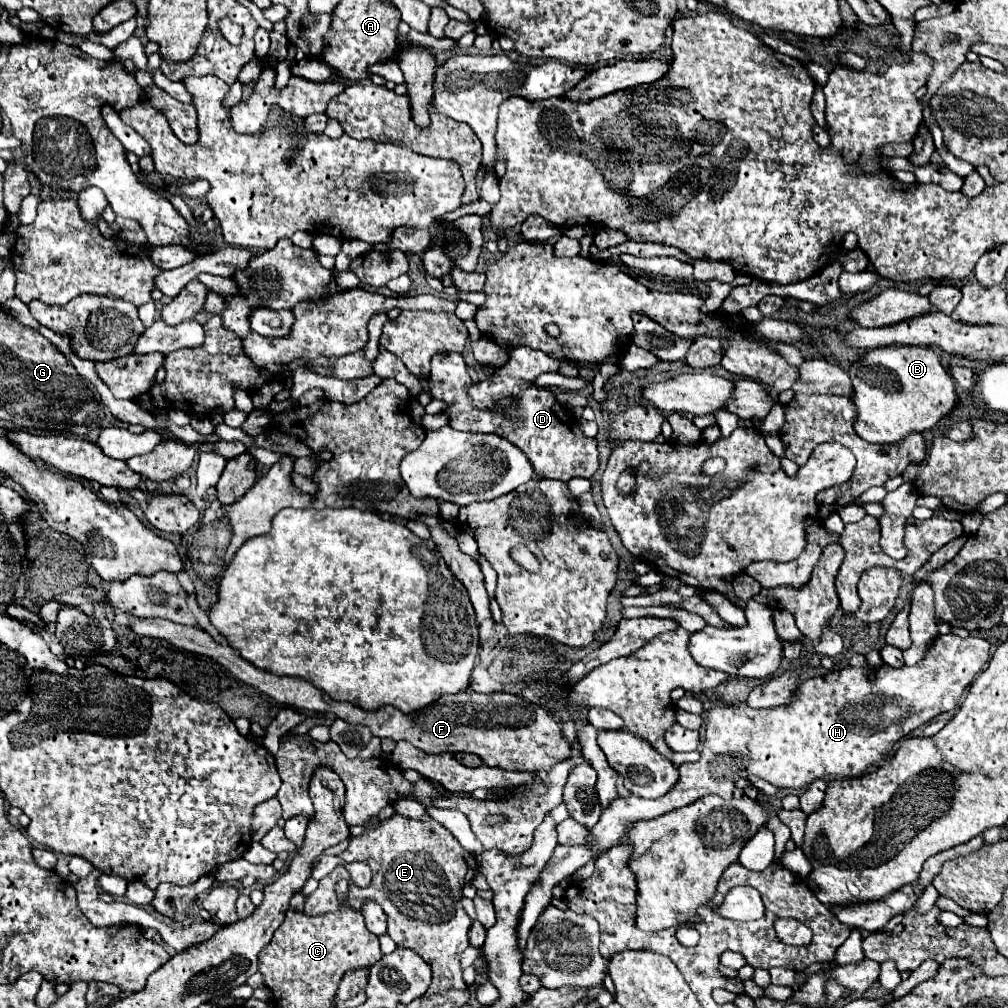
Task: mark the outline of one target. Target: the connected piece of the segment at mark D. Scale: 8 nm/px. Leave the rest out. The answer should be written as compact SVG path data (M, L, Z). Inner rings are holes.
M516 347L510 351L510 359L504 367L496 369L486 381L474 383L468 377L468 369L460 353L436 353L432 357L432 371L428 375L428 385L434 399L450 403L446 413L450 415L450 427L468 433L496 433L512 441L530 463L540 471L544 479L568 481L572 477L590 479L598 469L598 449L596 441L582 435L578 429L578 419L560 405L552 391L534 387L534 379L548 371L558 371L562 363L558 359L548 359L542 351L530 347ZM500 397L516 399L516 407L508 411L496 411L494 405Z

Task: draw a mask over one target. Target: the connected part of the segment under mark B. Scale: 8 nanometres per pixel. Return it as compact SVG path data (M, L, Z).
M892 345L870 349L862 361L850 367L848 375L856 387L856 395L852 397L858 407L856 433L868 443L894 445L910 433L934 429L958 405L950 373L928 347Z

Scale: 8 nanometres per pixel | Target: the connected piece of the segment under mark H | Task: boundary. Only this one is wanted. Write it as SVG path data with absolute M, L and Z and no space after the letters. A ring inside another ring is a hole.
M948 633L940 635L928 649L926 659L914 667L892 669L882 665L876 671L874 683L866 679L864 667L844 667L806 681L802 685L802 699L792 703L792 707L752 709L748 703L712 707L704 717L706 735L702 741L700 759L696 763L678 765L680 779L676 787L668 791L668 795L650 801L636 795L618 797L592 827L598 847L592 847L592 851L576 845L556 847L552 863L544 867L536 887L532 887L528 893L518 927L520 949L524 949L524 941L528 939L528 931L532 931L536 917L540 917L540 911L544 911L544 907L548 907L552 901L552 887L586 865L592 855L602 855L604 849L620 845L624 841L624 831L628 831L632 823L640 819L654 819L678 807L686 807L704 795L730 799L732 787L740 777L746 779L754 775L780 789L802 789L814 779L826 775L860 777L868 767L884 763L894 751L894 743L898 743L910 731L948 711L948 707L954 707L954 703L958 707L964 689L970 683L966 675L978 673L988 657L990 643L986 639L960 639L958 635Z

